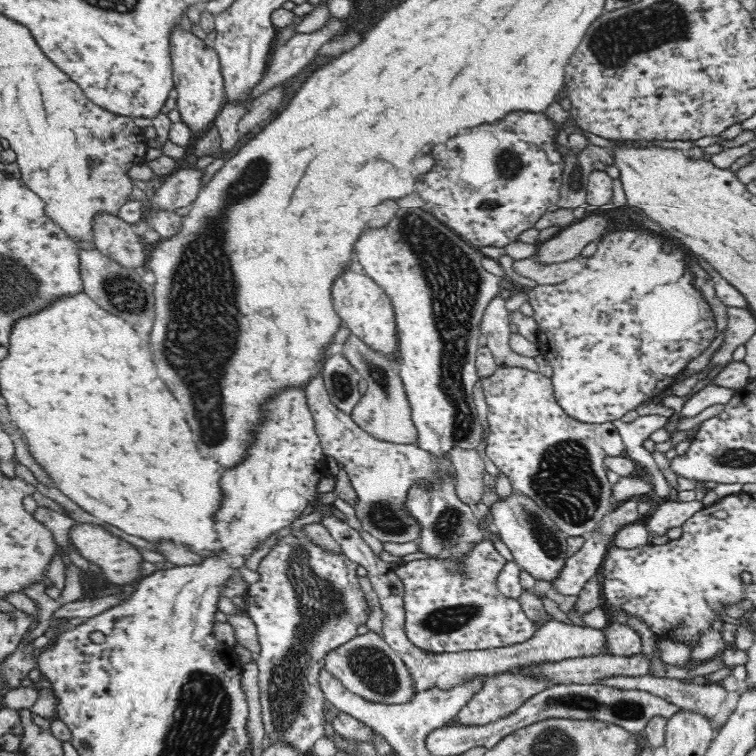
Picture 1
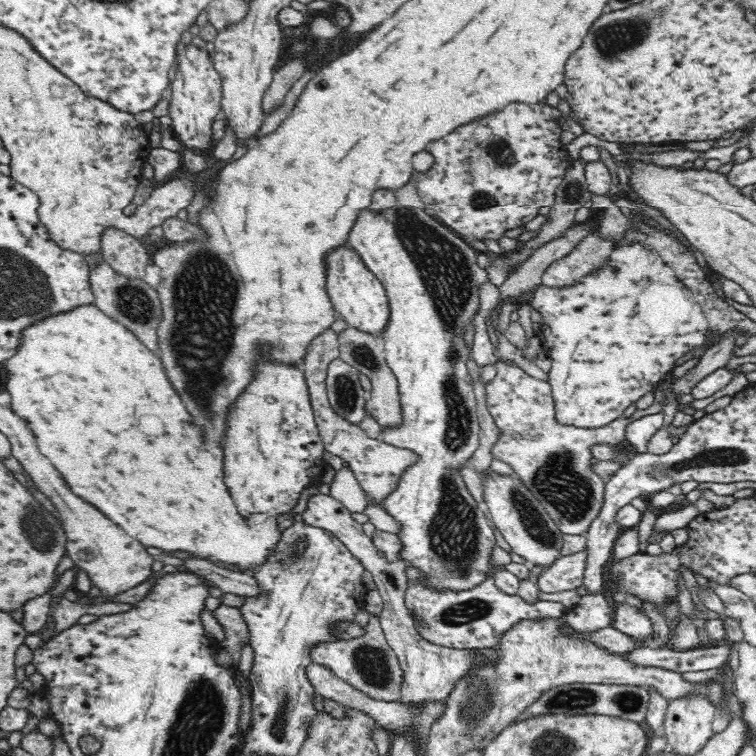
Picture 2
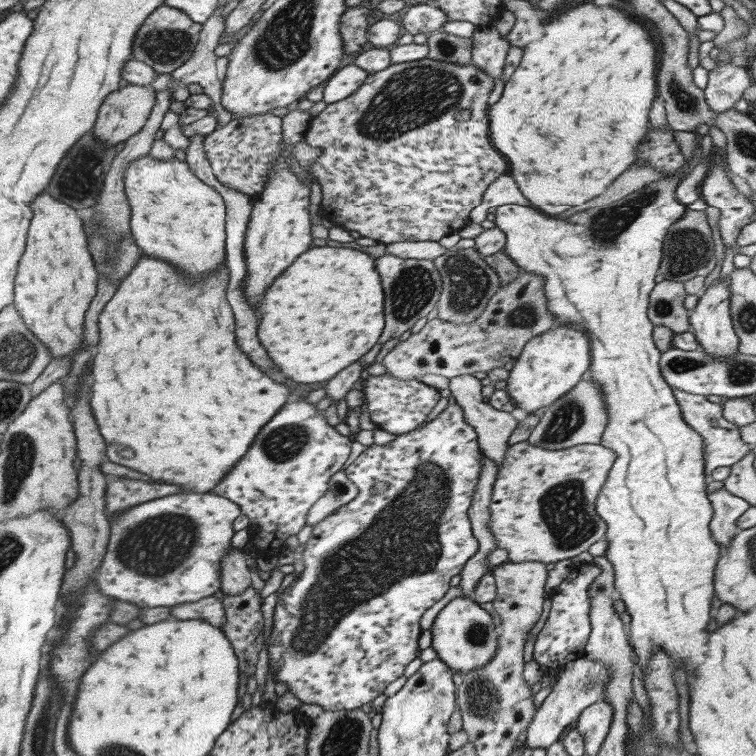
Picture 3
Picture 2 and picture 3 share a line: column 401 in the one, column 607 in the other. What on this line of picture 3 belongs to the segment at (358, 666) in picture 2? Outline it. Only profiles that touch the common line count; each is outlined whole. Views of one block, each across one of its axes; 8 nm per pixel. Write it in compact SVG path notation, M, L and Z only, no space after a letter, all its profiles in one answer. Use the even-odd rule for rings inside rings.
M585 656L567 662L556 669L556 682L550 688L539 708L534 712L532 720L526 730L526 748L548 748L559 740L563 730L575 722L579 714L587 706L596 704L606 698L606 687L610 682L609 669L595 659Z

